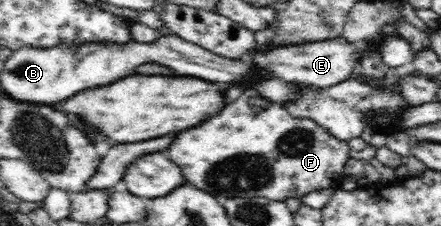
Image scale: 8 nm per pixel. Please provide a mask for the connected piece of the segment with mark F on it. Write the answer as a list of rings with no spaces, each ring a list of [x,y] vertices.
[[[244,90],[244,94],[222,112],[222,116],[210,118],[202,126],[180,132],[168,144],[166,154],[170,160],[174,160],[174,164],[178,164],[186,182],[212,196],[226,196],[228,199],[267,198],[285,202],[287,198],[304,198],[314,190],[337,187],[345,176],[349,147],[348,143],[334,138],[313,120],[290,116],[286,107],[264,100],[254,90]]]

